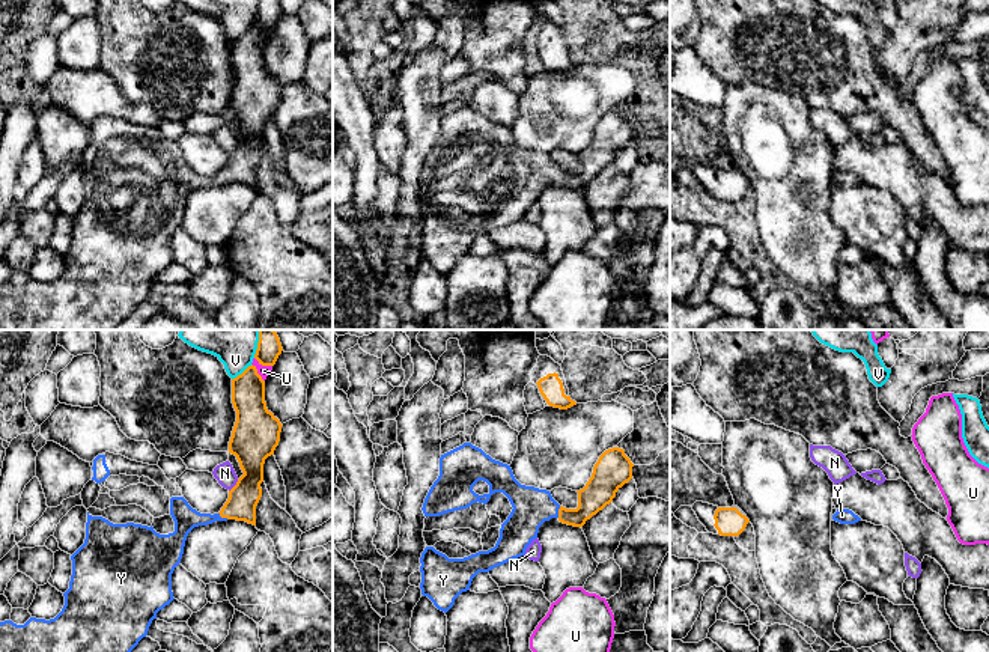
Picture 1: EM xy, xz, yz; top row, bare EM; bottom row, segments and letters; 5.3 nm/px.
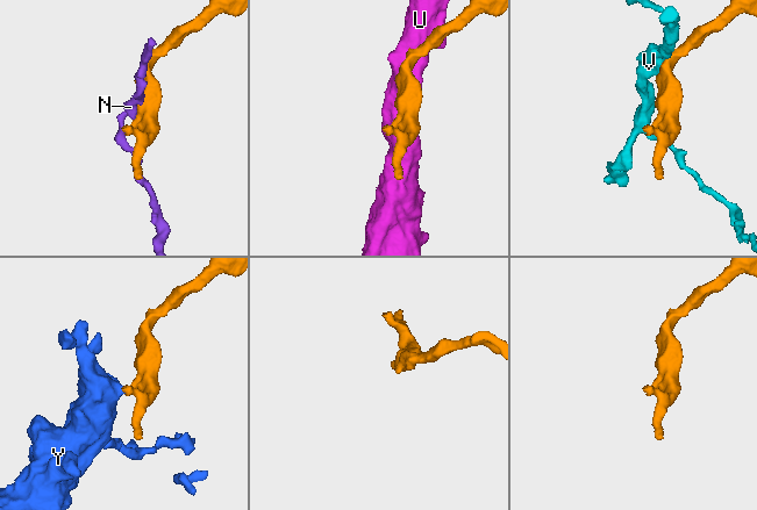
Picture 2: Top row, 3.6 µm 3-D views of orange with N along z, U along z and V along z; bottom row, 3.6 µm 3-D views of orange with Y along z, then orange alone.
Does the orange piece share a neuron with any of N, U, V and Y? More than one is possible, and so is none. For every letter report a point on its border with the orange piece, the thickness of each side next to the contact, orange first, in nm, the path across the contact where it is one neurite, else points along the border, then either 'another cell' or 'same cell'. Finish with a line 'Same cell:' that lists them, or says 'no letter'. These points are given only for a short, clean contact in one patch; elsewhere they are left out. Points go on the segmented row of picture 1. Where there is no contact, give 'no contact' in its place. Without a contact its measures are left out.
N: xy (235, 485) | 240/110 nm | along xy (238, 479), (229, 491) | another cell
U: xy (264, 365) | 130/60 nm | along xy (255, 357), (262, 365), (271, 366) | another cell
V: xy (243, 372) | 180/320 nm | along xy (252, 365), (232, 380) | another cell
Y: xz (559, 512) | 160/200 nm | across xz (599, 491), (577, 514), (559, 512), (550, 508), (532, 506) | same cell
Same cell: Y

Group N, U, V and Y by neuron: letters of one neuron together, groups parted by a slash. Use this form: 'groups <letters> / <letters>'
groups N / U / V / Y

